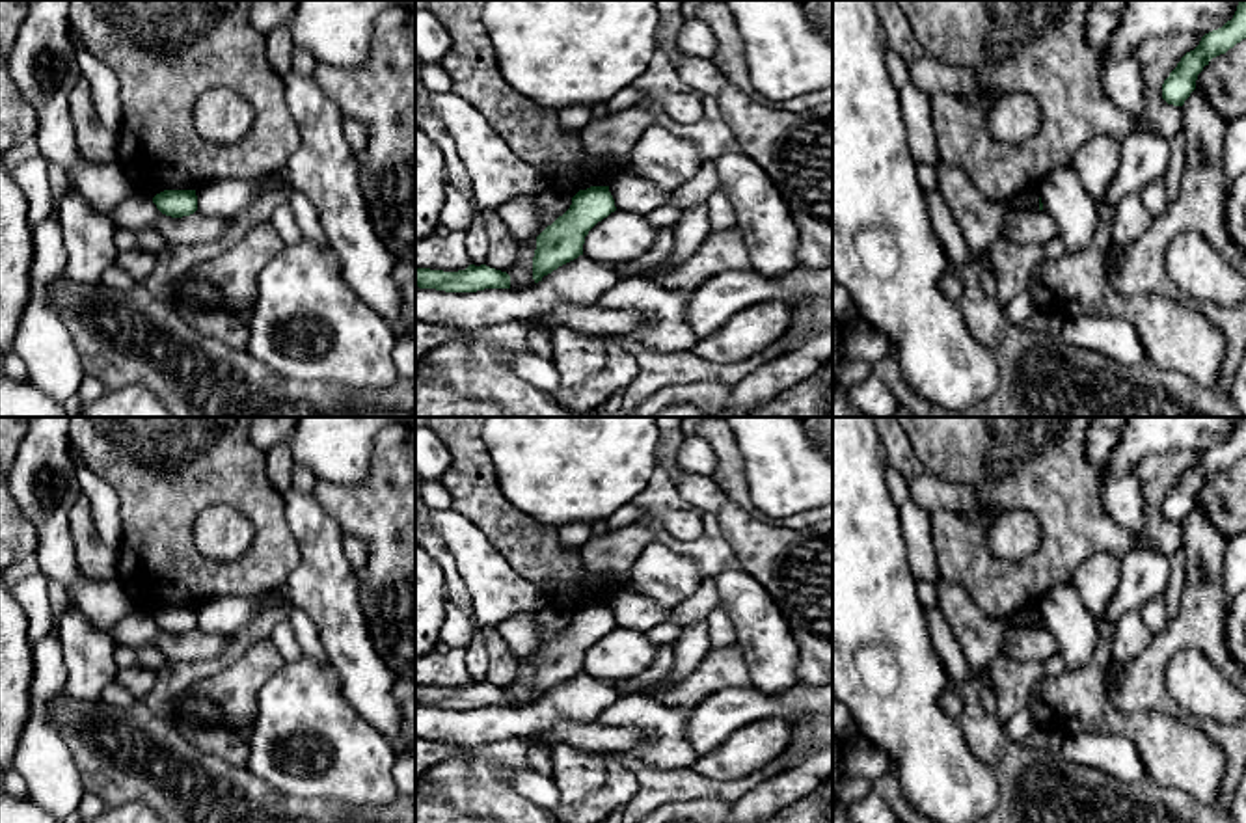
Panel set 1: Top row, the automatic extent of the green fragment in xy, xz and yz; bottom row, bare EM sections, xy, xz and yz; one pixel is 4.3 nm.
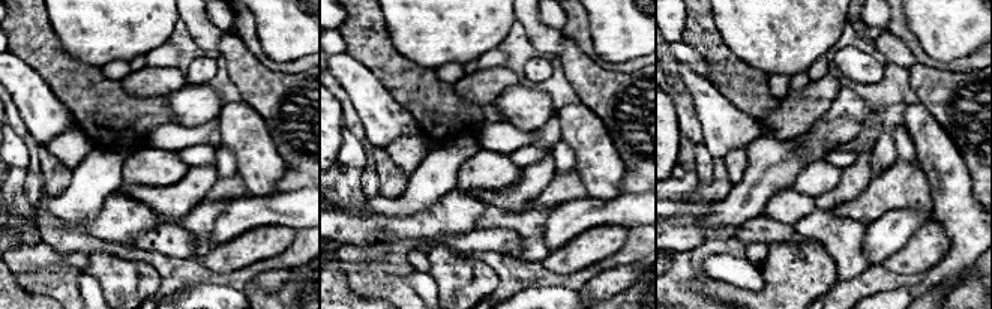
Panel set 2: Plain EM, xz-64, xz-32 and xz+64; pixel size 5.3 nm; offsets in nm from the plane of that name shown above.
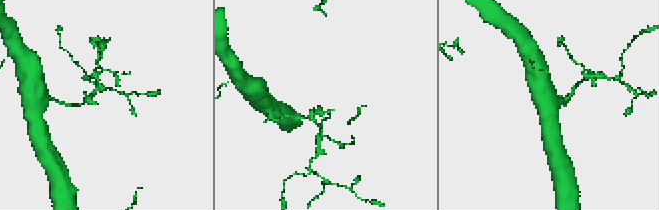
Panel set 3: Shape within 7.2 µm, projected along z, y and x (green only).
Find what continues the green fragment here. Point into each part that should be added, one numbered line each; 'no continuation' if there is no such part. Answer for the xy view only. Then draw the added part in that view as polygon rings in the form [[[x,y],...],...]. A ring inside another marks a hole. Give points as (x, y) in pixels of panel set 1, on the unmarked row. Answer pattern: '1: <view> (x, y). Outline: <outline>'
no continuation

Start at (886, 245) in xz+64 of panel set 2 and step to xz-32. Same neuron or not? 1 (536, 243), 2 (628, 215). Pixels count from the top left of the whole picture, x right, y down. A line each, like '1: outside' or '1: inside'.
1: outside
2: inside

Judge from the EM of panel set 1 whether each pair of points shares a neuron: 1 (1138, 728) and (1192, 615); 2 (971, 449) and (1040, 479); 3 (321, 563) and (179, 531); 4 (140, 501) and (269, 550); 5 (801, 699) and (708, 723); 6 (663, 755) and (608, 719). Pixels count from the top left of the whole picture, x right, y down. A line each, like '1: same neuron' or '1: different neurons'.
1: different neurons
2: same neuron
3: different neurons
4: same neuron
5: same neuron
6: same neuron

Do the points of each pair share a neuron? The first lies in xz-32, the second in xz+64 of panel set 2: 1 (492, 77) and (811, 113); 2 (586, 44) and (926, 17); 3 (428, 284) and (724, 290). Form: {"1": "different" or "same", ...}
{"1": "same", "2": "different", "3": "different"}

